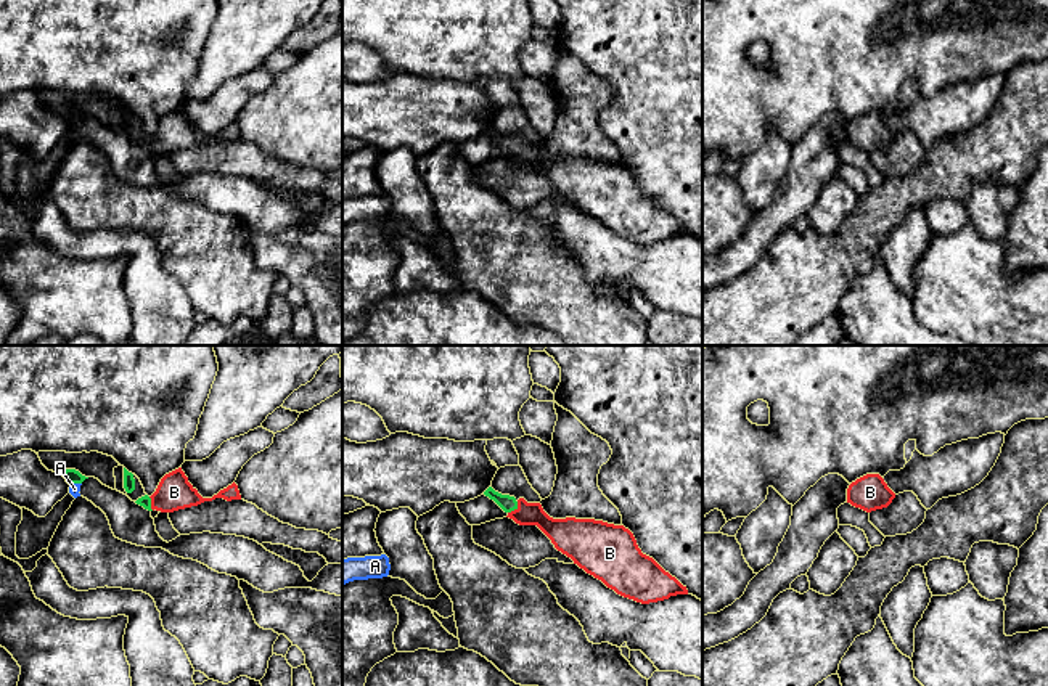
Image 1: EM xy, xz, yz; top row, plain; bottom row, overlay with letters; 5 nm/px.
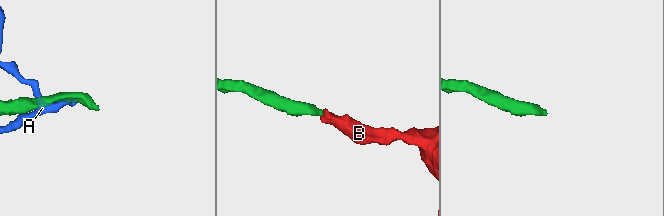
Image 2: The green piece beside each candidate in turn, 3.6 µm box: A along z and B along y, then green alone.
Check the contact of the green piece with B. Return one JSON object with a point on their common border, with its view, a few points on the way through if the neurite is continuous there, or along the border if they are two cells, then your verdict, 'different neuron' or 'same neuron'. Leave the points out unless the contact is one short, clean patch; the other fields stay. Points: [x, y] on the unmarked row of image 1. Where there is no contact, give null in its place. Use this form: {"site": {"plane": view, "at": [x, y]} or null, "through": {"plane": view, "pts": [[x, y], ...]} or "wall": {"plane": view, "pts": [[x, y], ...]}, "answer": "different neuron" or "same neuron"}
{"site": {"plane": "xz", "at": [515, 148]}, "through": {"plane": "xz", "pts": [[508, 143], [515, 148], [540, 158], [558, 171]]}, "answer": "same neuron"}

